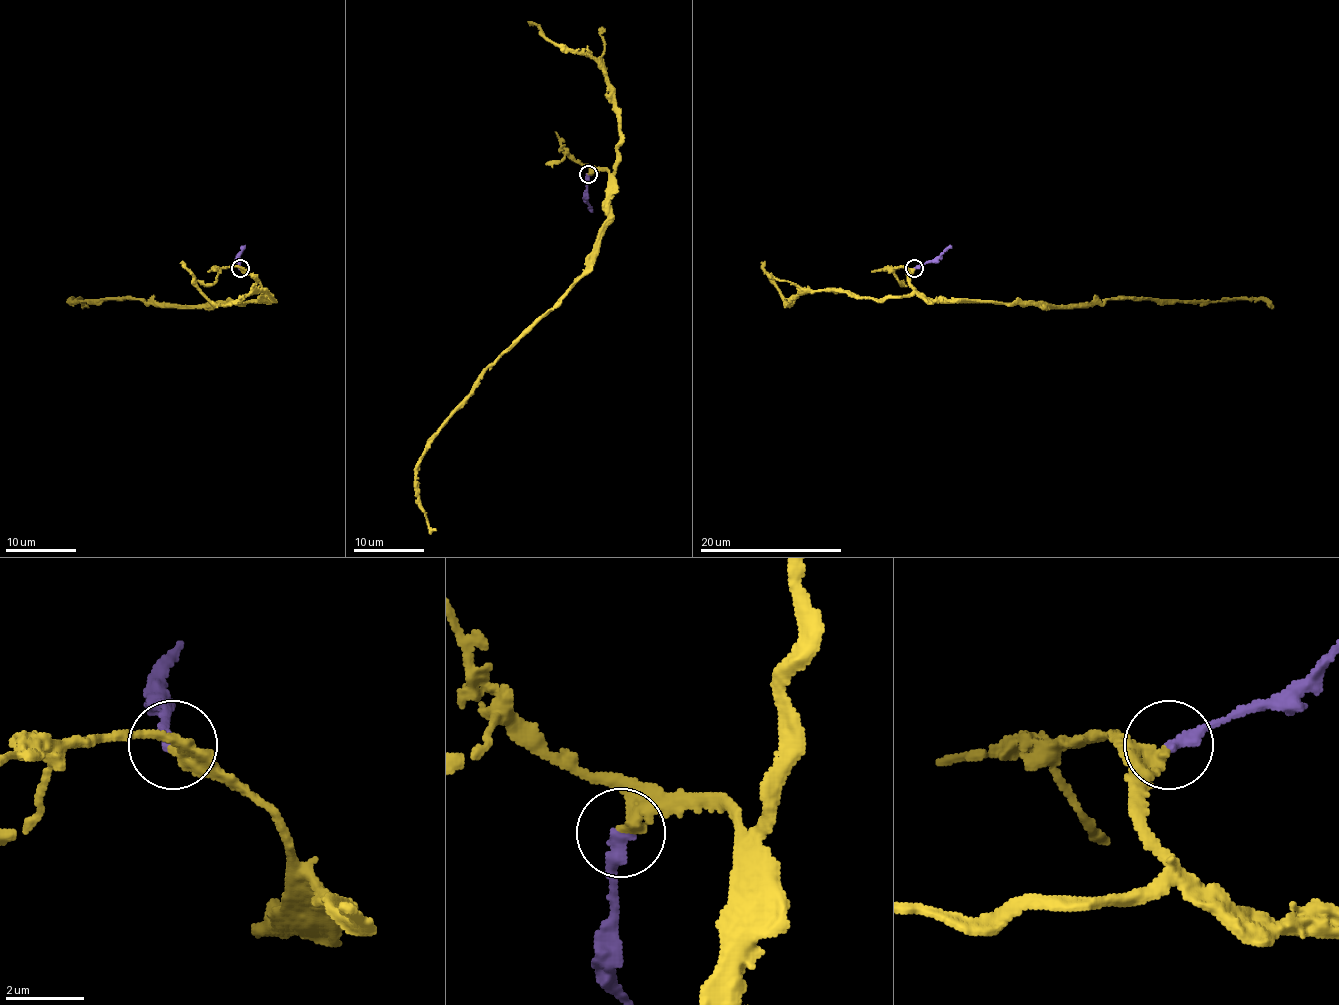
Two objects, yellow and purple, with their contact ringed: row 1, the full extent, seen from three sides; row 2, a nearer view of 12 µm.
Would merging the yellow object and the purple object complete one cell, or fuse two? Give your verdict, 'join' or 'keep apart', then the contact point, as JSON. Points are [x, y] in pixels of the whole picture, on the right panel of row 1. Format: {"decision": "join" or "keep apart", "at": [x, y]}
{"decision": "join", "at": [914, 268]}

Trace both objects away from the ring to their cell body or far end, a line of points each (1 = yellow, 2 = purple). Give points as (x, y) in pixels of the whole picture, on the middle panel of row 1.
1: (587, 174), (607, 170), (609, 185), (595, 263), (484, 371), (427, 446), (415, 494), (436, 530)
2: (587, 174), (587, 204), (593, 211)

